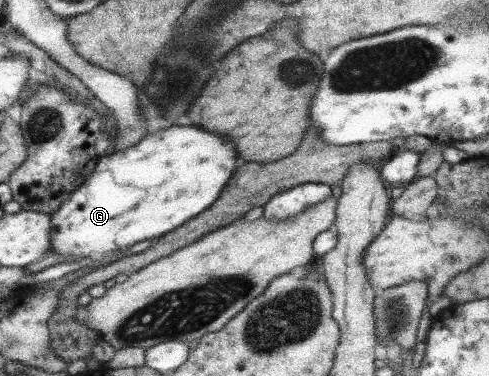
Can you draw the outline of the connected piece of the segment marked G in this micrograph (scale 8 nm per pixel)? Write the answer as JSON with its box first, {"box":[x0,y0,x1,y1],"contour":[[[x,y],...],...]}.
{"box":[48,127,239,257],"contour":[[[168,127],[164,131],[146,134],[134,146],[105,153],[97,158],[90,176],[70,192],[66,201],[51,214],[48,228],[49,252],[60,253],[62,257],[97,257],[114,249],[134,245],[138,241],[160,237],[208,209],[239,163],[230,141],[222,141],[222,137],[196,127]]]}

